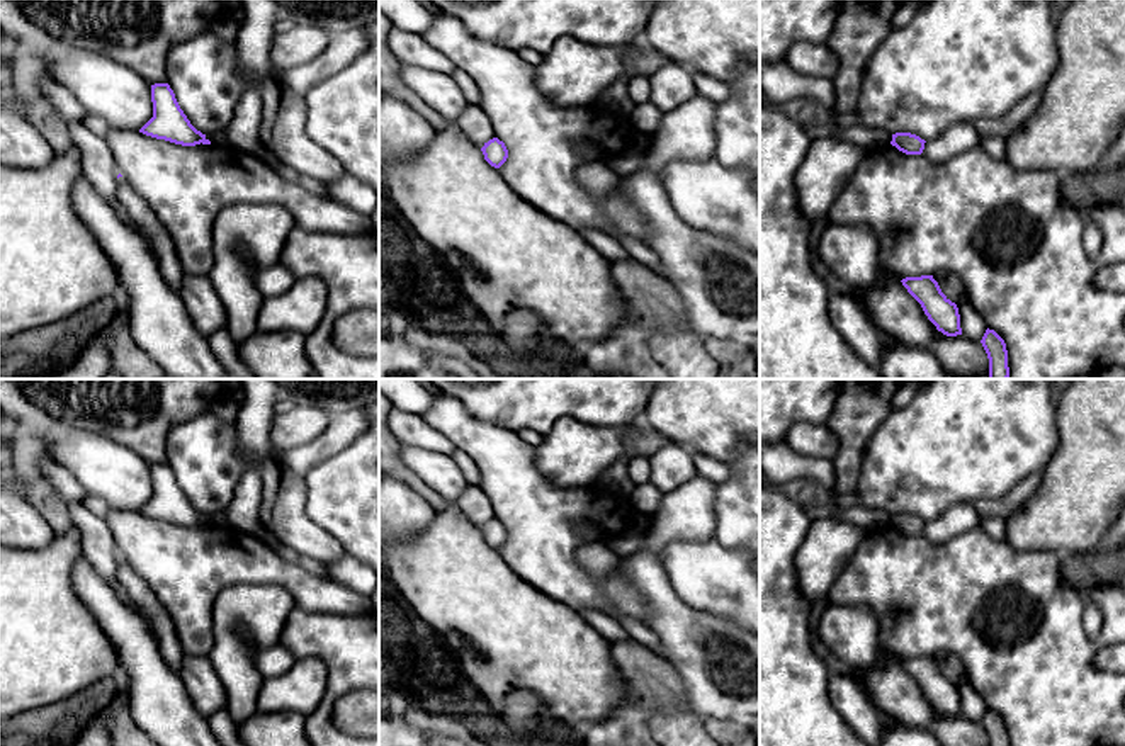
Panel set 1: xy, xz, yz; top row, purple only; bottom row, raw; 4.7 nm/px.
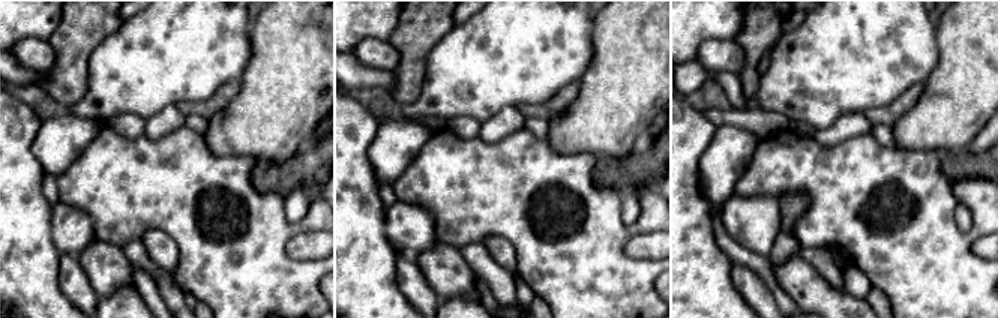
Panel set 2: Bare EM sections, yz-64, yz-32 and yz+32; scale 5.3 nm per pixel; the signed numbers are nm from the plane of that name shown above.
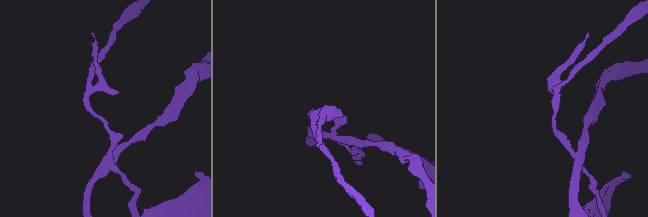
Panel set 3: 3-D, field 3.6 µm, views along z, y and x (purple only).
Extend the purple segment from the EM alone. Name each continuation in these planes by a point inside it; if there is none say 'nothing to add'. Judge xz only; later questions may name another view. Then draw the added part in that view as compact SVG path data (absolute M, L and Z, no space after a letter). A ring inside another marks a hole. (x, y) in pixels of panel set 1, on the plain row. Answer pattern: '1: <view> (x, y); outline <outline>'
nothing to add

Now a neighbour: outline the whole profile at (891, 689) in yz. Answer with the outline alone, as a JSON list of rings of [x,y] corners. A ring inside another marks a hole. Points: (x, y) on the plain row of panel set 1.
[[[889,659],[884,664],[860,668],[860,676],[863,692],[877,712],[930,731],[941,746],[989,746],[981,722],[938,712],[901,661]]]

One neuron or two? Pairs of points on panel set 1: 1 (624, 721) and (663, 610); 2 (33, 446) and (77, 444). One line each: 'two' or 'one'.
1: two
2: two

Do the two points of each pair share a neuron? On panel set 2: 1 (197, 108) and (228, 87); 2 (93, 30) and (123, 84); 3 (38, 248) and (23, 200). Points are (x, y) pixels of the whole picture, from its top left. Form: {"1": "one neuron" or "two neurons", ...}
{"1": "one neuron", "2": "two neurons", "3": "one neuron"}

